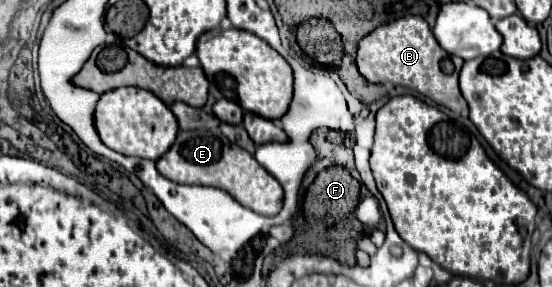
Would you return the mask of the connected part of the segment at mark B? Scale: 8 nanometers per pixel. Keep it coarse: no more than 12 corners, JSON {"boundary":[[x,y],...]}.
{"boundary":[[424,17],[360,41],[370,83],[412,89],[468,117],[458,69]]}

